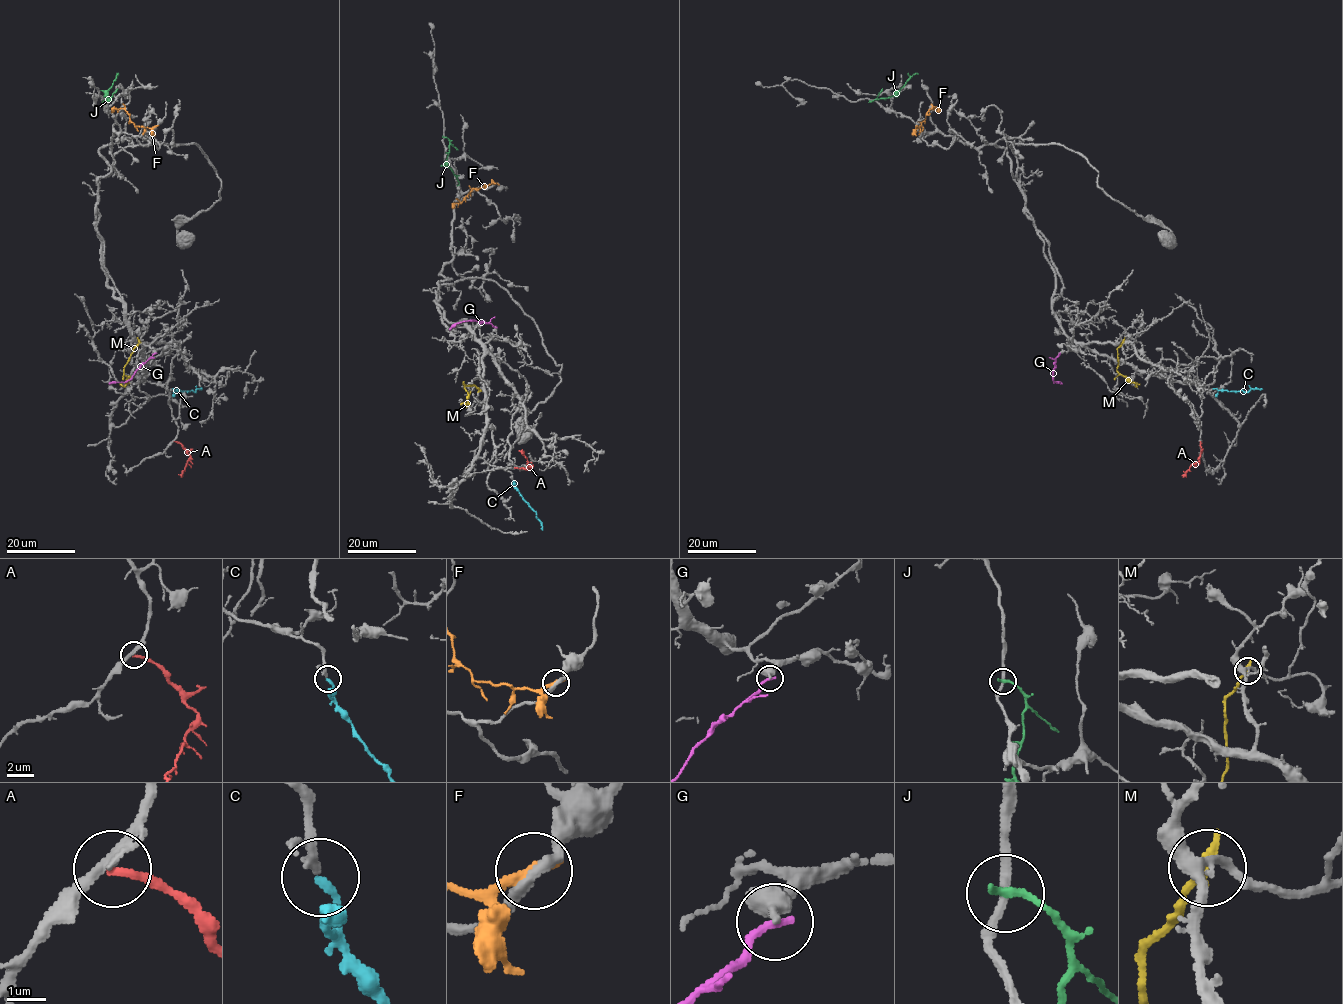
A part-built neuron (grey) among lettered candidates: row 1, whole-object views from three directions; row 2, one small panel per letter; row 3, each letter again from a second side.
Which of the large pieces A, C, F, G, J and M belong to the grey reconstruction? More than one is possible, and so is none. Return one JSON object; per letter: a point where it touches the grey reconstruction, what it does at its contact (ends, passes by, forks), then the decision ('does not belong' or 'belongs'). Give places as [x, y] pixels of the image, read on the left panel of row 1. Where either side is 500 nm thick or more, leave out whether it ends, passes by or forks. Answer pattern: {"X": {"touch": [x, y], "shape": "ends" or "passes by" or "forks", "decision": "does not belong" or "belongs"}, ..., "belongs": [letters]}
{"A": {"touch": [174, 441], "shape": "ends", "decision": "does not belong"}, "C": {"touch": [172, 388], "shape": "ends", "decision": "belongs"}, "F": {"touch": [156, 126], "shape": "ends", "decision": "does not belong"}, "G": {"touch": [155, 353], "shape": "ends", "decision": "does not belong"}, "J": {"touch": [103, 100], "shape": "ends", "decision": "does not belong"}, "M": {"touch": [139, 341], "shape": "ends", "decision": "does not belong"}, "belongs": ["C"]}

